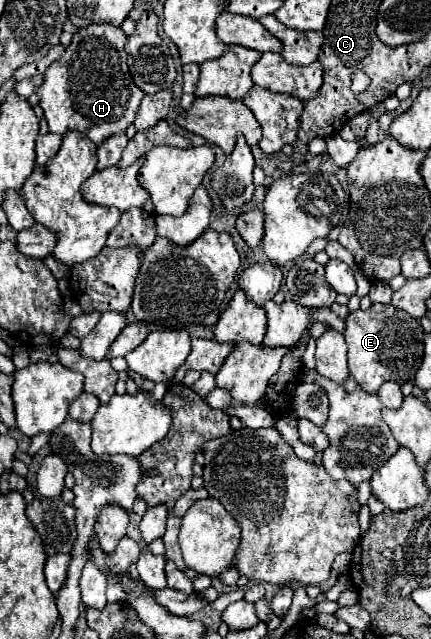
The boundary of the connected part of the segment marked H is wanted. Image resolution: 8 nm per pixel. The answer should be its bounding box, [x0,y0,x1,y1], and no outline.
[37,23,145,145]

